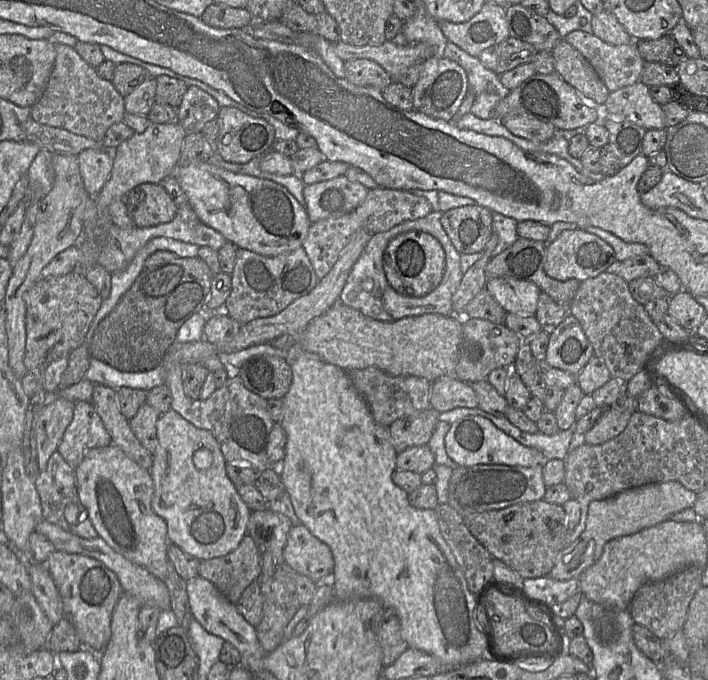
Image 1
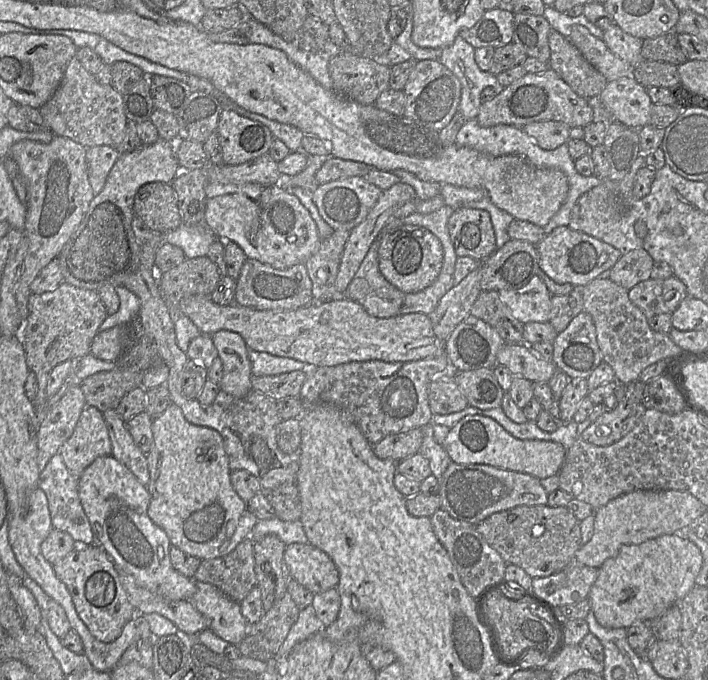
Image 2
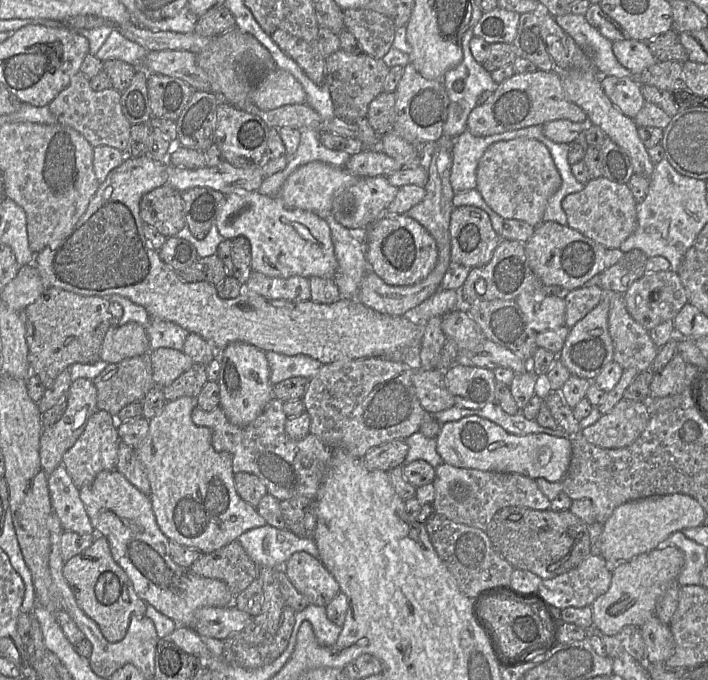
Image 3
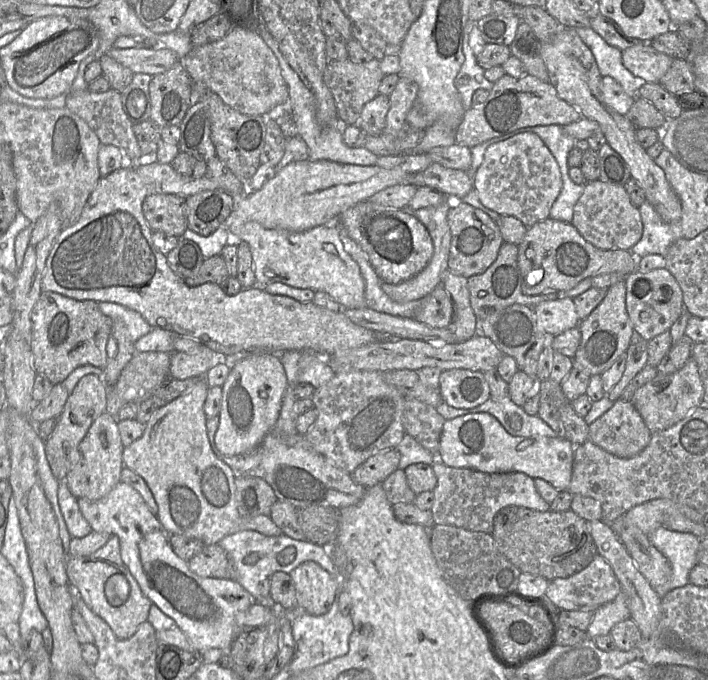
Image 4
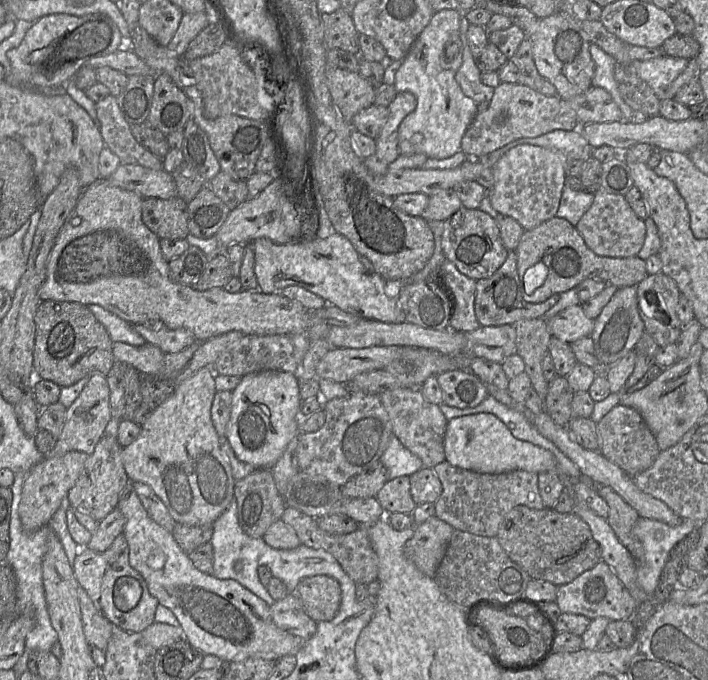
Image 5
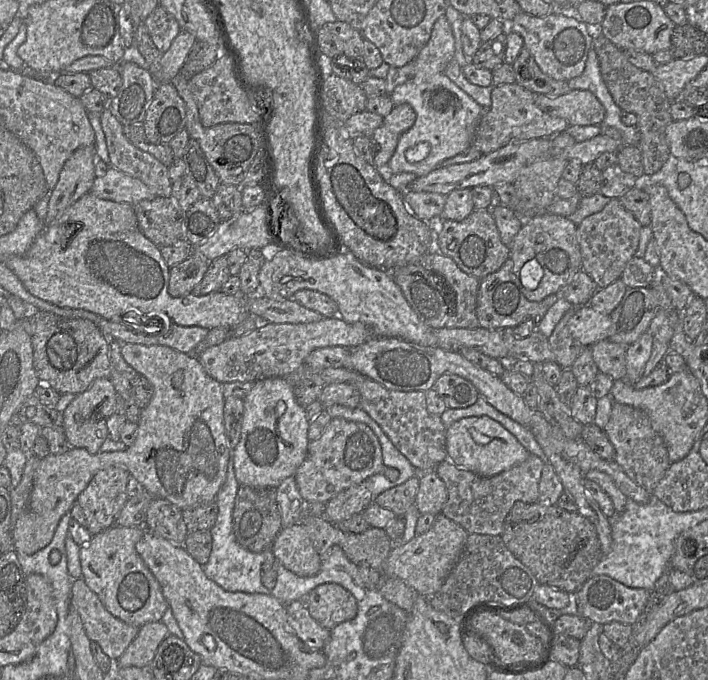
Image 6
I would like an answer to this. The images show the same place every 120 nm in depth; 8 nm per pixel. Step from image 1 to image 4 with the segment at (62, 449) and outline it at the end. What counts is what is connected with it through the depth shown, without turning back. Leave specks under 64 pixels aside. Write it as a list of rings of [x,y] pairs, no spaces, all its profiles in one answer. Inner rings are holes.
[[[102,413],[90,426],[78,446],[78,458],[70,467],[65,482],[73,496],[99,500],[121,481],[124,446],[118,431],[118,420],[109,413]]]

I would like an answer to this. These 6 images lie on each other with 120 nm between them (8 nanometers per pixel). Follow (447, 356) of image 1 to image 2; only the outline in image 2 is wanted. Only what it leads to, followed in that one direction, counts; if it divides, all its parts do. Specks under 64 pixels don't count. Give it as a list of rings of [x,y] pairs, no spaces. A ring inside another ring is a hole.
[[[192,295],[180,303],[181,314],[187,316],[201,334],[212,335],[219,330],[237,332],[250,350],[288,357],[306,363],[308,366],[328,367],[356,361],[380,360],[384,362],[408,362],[426,359],[444,352],[445,341],[438,339],[433,331],[429,315],[423,313],[399,314],[390,318],[371,316],[359,303],[344,298],[314,301],[293,310],[256,310],[236,303],[218,305],[210,297]]]

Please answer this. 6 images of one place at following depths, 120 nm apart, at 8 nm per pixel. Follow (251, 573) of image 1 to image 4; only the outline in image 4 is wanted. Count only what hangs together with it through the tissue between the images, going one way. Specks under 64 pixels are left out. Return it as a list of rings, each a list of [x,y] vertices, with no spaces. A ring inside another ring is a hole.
[[[218,544],[204,546],[188,561],[188,565],[191,571],[201,577],[235,579],[233,562]]]

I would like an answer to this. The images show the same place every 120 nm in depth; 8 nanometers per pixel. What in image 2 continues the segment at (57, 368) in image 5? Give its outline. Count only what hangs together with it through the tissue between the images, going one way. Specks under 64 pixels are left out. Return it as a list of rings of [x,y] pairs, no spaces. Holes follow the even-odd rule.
[[[65,281],[53,291],[30,295],[28,315],[20,336],[27,365],[38,381],[38,392],[33,404],[38,411],[39,425],[44,413],[50,408],[47,396],[50,372],[64,361],[81,359],[90,354],[92,342],[107,316],[106,308],[97,291],[76,287]]]

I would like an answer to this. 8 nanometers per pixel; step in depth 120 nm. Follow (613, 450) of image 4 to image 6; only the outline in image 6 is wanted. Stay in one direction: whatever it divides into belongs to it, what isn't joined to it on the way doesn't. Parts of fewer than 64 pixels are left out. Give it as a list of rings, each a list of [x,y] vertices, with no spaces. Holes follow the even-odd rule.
[[[614,402],[603,430],[615,449],[614,461],[632,481],[651,492],[671,463],[663,438],[651,426],[648,415],[640,409]]]

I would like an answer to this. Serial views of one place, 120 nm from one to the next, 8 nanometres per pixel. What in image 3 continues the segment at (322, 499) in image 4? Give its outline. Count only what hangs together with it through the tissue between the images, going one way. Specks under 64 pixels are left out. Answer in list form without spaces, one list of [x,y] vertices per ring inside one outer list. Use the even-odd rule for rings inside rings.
[[[272,399],[254,421],[243,427],[231,424],[221,407],[205,411],[196,406],[191,419],[197,426],[211,429],[211,443],[216,452],[232,455],[234,474],[245,472],[256,475],[265,484],[268,493],[279,501],[297,496],[314,499],[324,479],[332,449],[311,433],[299,441],[290,439],[285,432],[288,417],[283,411],[283,403]]]

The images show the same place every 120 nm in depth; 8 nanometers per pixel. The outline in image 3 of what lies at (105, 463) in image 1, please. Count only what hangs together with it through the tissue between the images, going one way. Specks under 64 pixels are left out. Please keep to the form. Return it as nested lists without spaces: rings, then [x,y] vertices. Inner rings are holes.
[[[117,469],[98,473],[92,483],[80,488],[80,498],[95,529],[96,536],[107,539],[113,559],[128,575],[137,595],[148,605],[175,621],[178,626],[194,630],[195,613],[198,609],[234,605],[235,595],[223,581],[197,576],[190,569],[183,568],[172,560],[170,541],[156,522],[150,497],[131,484]]]

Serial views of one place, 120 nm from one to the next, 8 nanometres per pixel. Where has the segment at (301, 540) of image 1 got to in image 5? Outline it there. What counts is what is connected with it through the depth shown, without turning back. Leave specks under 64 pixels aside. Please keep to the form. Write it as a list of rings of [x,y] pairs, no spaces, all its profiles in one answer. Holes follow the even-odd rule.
[[[327,575],[303,578],[296,594],[300,597],[307,615],[316,622],[334,619],[342,601],[339,583]]]

